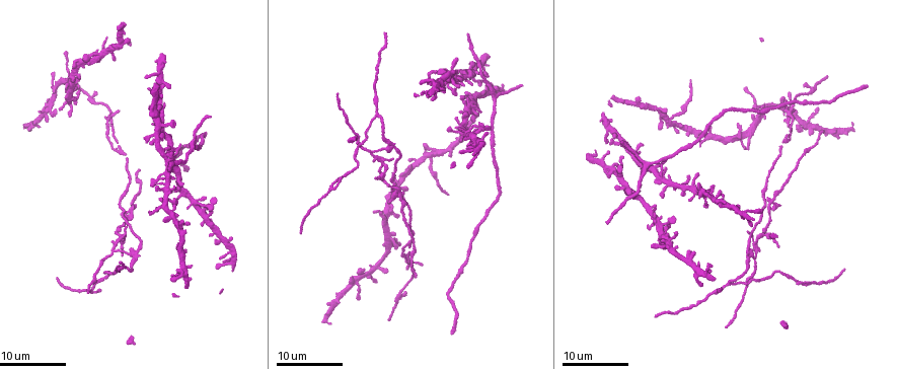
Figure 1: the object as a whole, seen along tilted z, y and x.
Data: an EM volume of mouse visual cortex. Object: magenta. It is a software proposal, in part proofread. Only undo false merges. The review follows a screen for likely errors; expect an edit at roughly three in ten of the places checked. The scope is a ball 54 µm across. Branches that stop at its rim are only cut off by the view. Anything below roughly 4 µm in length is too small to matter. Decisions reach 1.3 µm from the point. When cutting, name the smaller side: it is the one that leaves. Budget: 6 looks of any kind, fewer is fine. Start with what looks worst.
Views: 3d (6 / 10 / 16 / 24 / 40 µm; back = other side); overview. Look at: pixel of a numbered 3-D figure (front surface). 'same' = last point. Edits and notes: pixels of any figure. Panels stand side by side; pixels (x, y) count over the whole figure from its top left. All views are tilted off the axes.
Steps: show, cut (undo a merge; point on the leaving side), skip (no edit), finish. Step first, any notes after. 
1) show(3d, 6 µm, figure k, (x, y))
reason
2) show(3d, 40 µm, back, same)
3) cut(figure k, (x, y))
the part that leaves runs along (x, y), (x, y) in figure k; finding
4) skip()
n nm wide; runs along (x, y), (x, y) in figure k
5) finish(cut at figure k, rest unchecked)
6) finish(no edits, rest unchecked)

show(3d, 24 µm, figure 1, (433, 158))
four-way junction

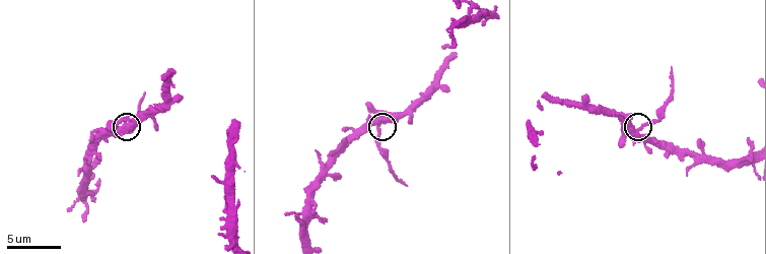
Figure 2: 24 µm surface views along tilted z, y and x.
show(3d, 6 µm, figure 2, (378, 128))

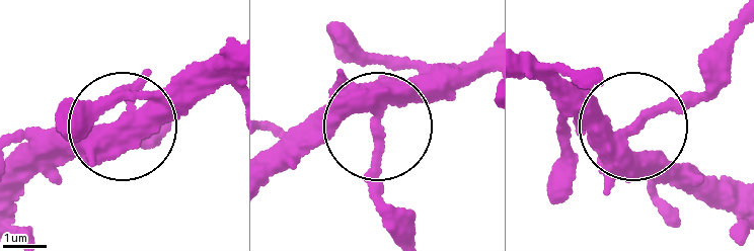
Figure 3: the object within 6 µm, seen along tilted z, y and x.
show(3d, 6 µm, back, figure 3, (379, 124))

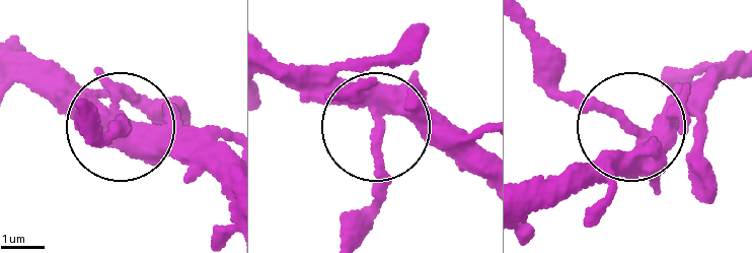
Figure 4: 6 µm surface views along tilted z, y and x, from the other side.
skip()
340 nm wide; all the same cell

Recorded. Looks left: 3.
show(3d, 16 µm, figure 1, (375, 115))
three arms meet

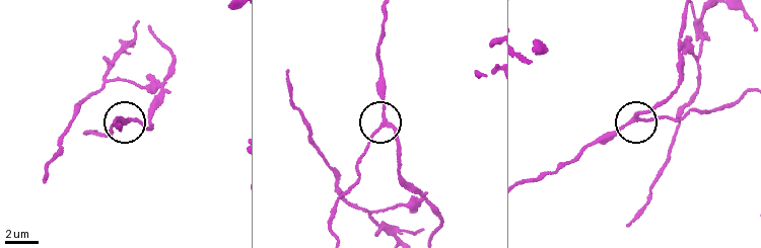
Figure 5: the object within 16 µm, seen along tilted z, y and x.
show(3d, 6 µm, figure 5, (636, 119))

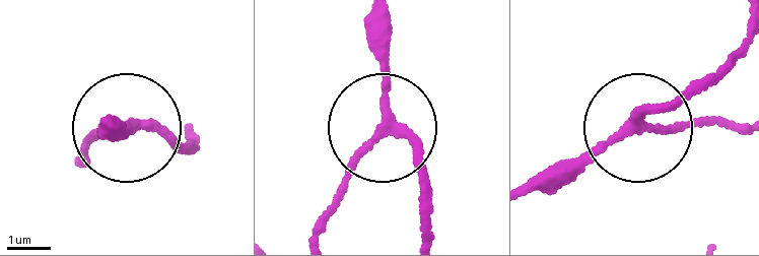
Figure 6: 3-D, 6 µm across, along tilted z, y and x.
skip()
3 arms; runs along (421, 228), (418, 164), (387, 121), (378, 17) in figure 6; one cell here

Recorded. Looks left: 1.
finish(no edits, rest unchecked)

